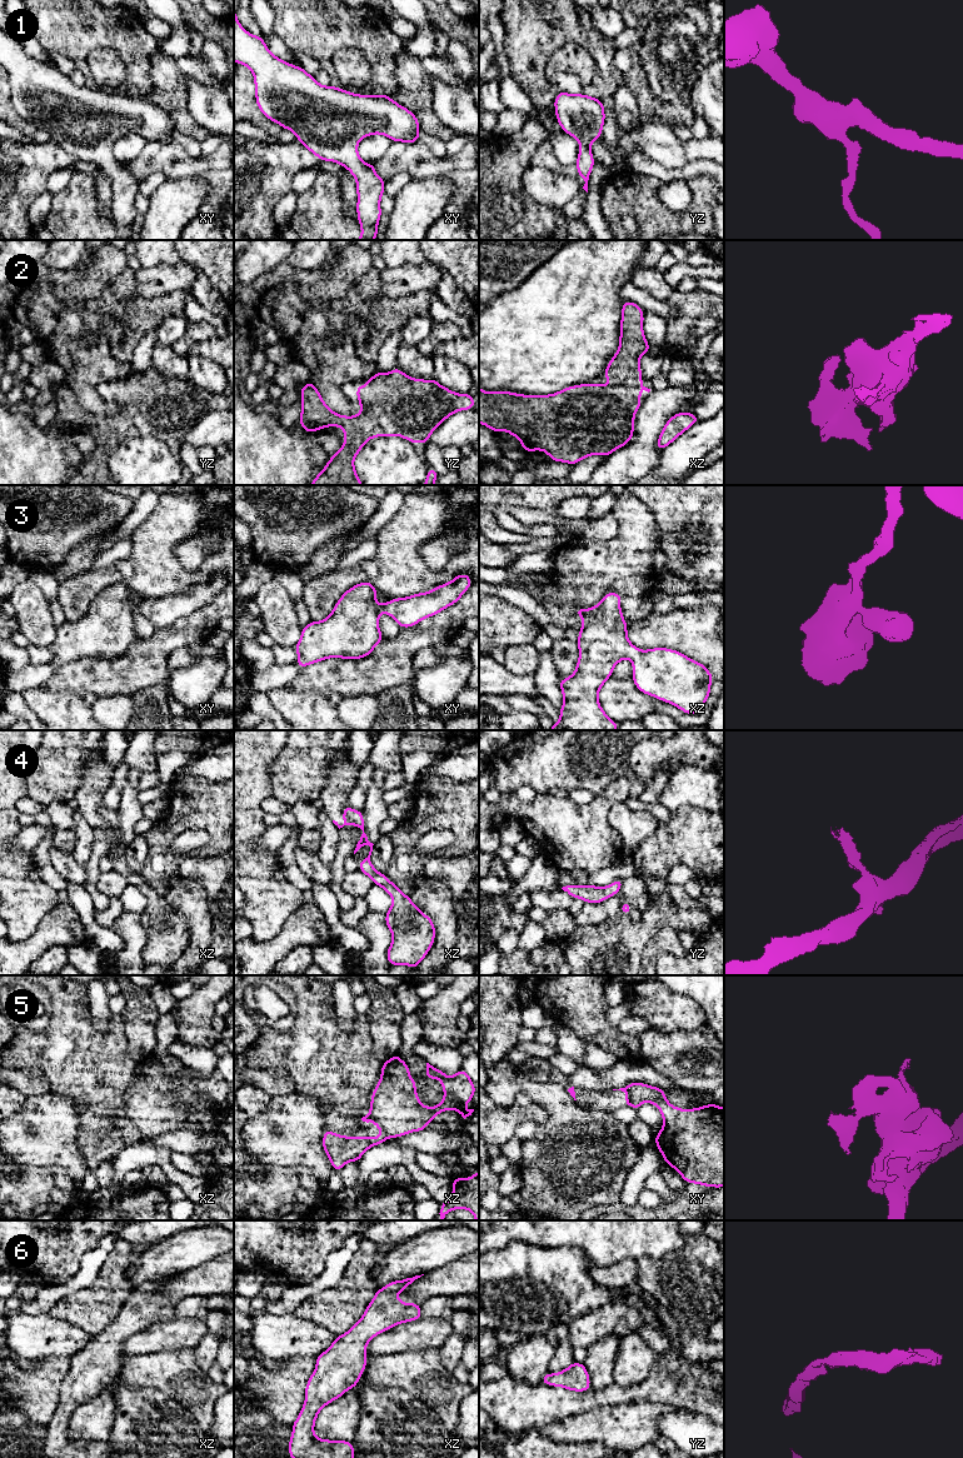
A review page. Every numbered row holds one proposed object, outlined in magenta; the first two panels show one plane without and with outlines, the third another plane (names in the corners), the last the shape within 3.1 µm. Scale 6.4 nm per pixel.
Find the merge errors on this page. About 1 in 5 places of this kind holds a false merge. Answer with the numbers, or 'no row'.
5

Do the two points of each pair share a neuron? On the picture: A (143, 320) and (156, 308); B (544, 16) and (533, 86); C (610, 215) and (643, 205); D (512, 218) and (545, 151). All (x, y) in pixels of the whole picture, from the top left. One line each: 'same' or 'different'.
A: same
B: same
C: same
D: different

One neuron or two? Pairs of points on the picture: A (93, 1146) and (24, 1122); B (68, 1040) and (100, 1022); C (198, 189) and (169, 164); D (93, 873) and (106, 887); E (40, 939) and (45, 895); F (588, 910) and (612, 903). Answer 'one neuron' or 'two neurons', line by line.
A: two neurons
B: two neurons
C: two neurons
D: two neurons
E: two neurons
F: one neuron

